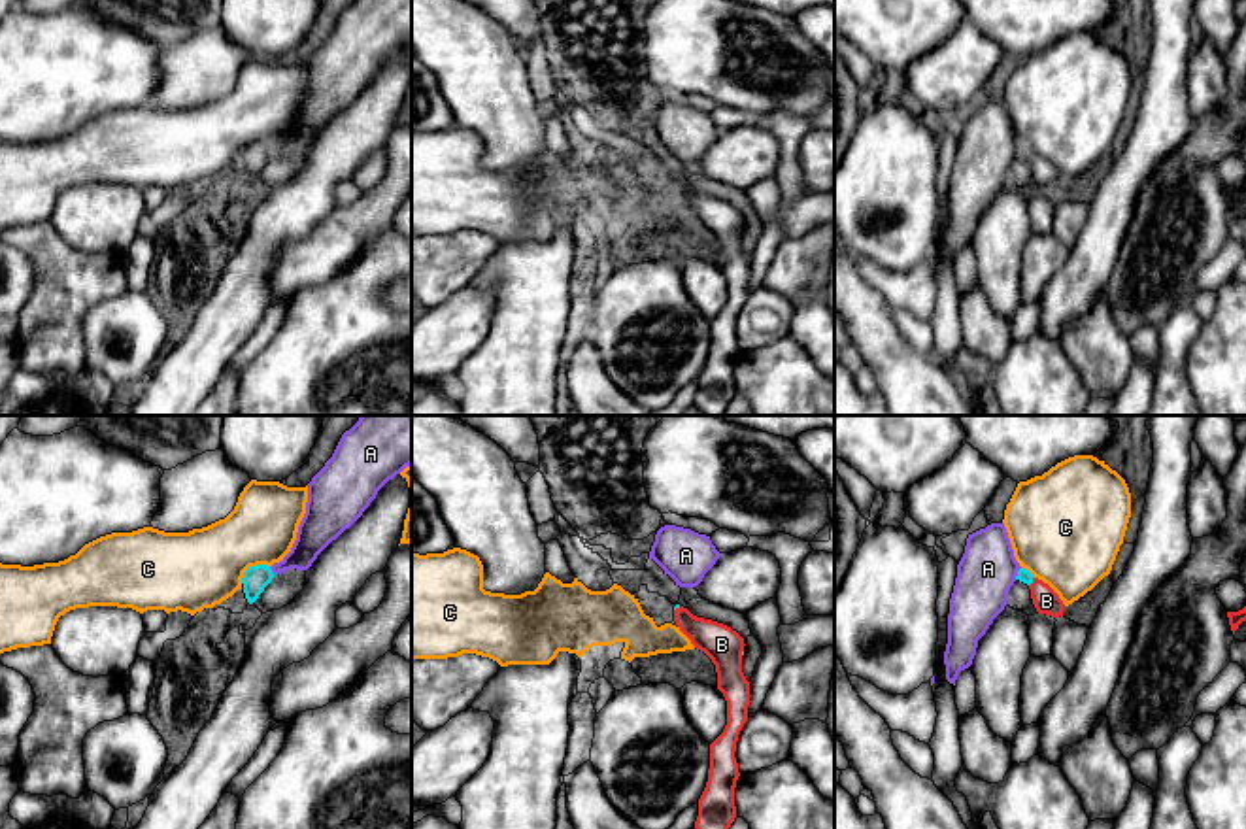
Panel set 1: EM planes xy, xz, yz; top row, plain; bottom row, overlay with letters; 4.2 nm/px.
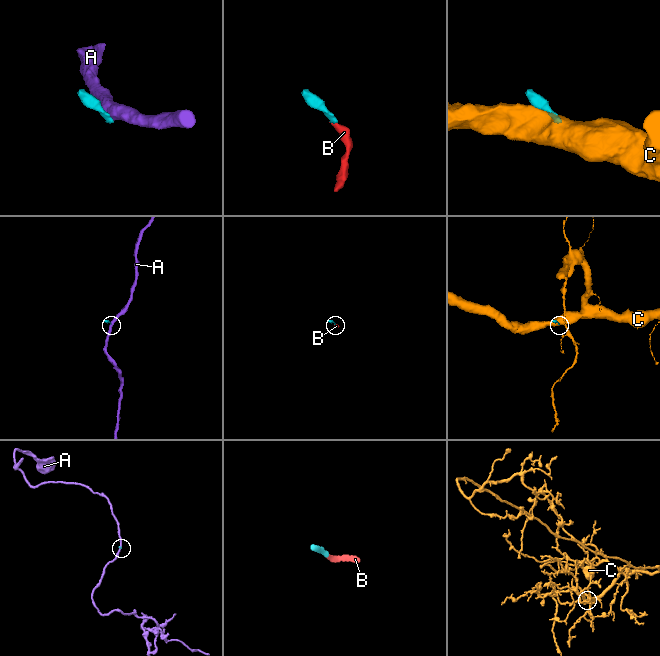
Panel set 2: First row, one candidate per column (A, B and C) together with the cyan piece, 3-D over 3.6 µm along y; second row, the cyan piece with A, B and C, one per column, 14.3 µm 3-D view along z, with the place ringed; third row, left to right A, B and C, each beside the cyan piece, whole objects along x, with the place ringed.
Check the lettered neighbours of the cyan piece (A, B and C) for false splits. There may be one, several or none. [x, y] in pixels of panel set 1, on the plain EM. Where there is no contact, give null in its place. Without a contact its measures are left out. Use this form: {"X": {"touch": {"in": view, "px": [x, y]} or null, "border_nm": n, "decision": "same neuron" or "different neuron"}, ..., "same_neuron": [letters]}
{"A": {"touch": {"in": "xy", "px": [270, 148]}, "border_nm": 50, "decision": "different neuron"}, "B": {"touch": {"in": "yz", "px": [1031, 159]}, "border_nm": 50, "decision": "same neuron"}, "C": {"touch": {"in": "xy", "px": [252, 144]}, "border_nm": 150, "decision": "different neuron"}, "same_neuron": ["B"]}

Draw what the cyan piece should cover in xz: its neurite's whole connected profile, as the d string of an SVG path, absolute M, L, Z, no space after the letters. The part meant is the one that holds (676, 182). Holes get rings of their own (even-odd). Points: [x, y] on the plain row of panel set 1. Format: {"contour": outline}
{"contour": "M680 181L674 183L674 198L691 221L712 236L717 266L727 278L727 302L710 321L708 359L699 376L695 398L702 415L723 415L736 395L734 364L740 349L734 329L749 283L749 259L742 249L746 221L731 204L697 195Z"}

